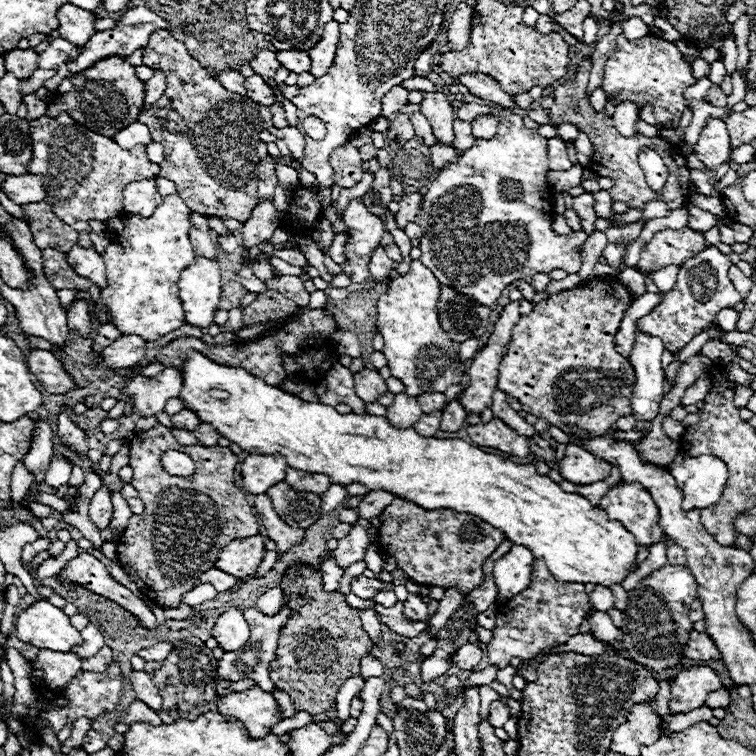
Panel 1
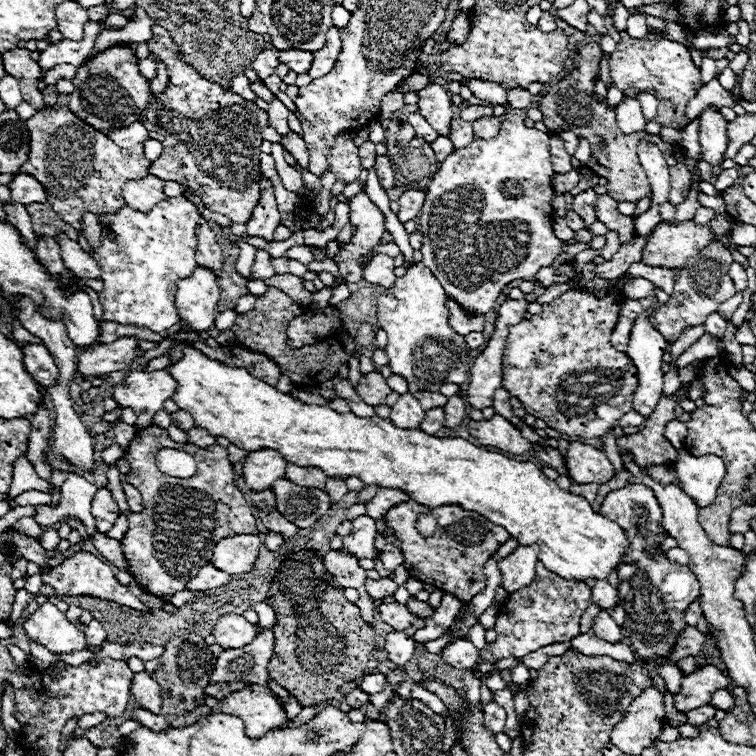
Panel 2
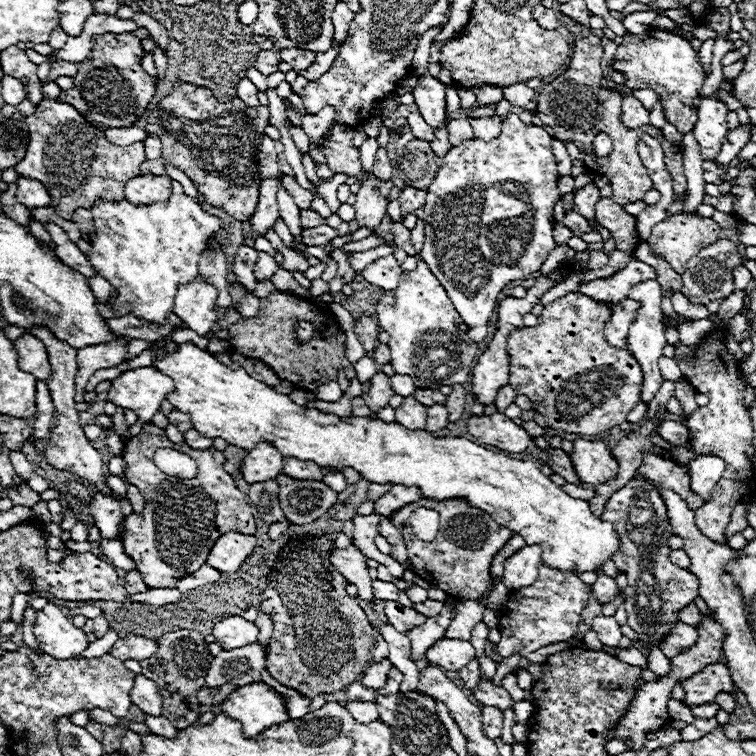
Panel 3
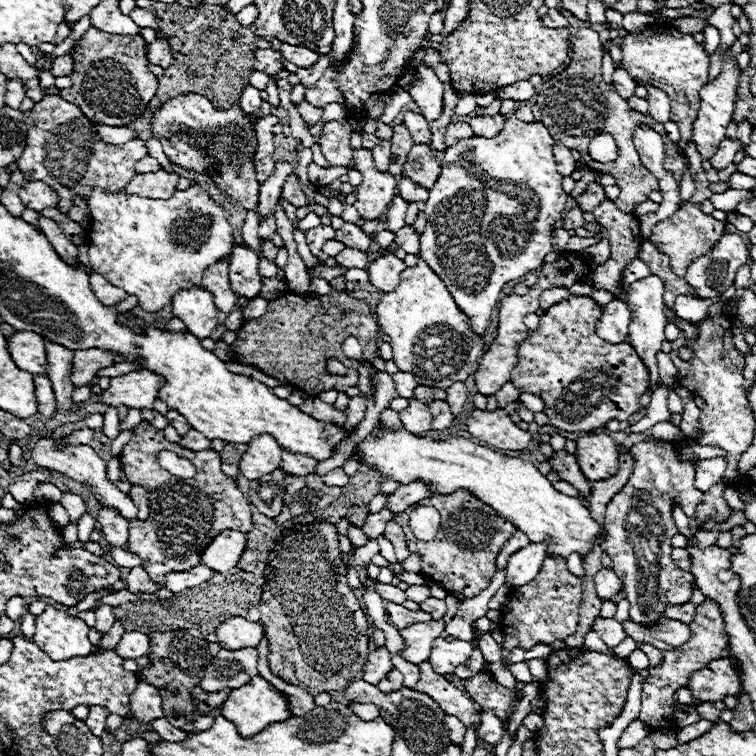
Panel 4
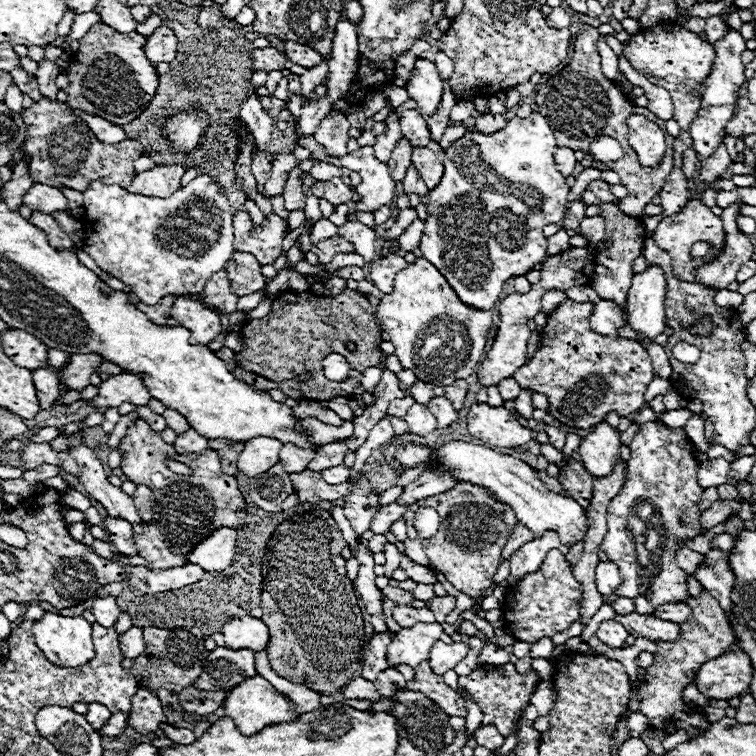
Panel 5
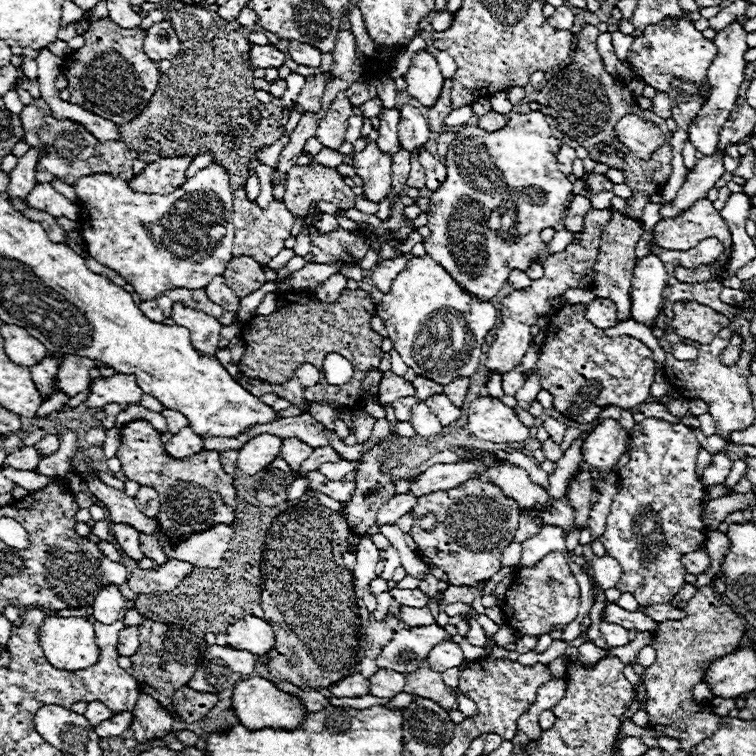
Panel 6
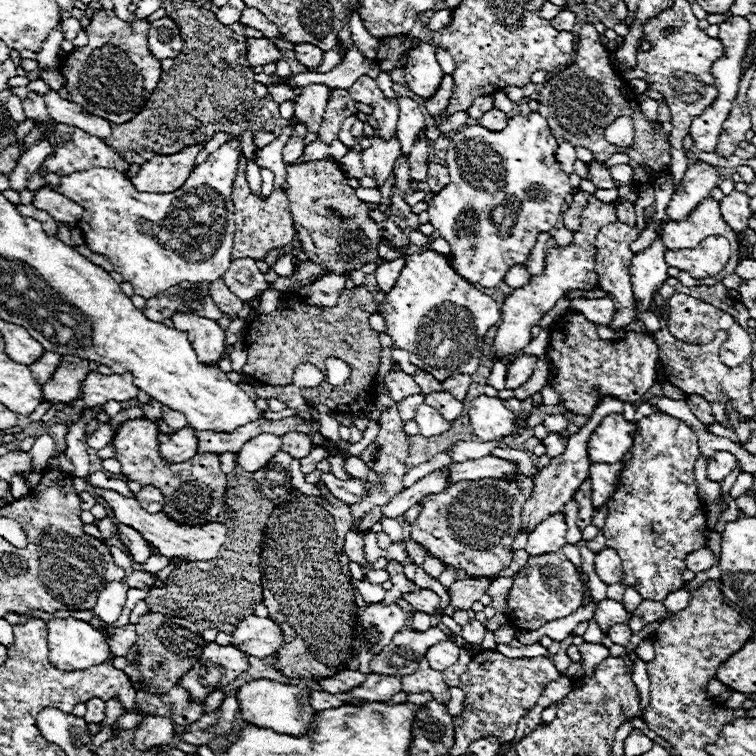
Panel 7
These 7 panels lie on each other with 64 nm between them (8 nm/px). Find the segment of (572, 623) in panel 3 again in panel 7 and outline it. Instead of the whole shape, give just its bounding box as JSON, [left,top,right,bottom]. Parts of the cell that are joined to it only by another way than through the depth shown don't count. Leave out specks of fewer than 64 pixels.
[508,550,582,630]

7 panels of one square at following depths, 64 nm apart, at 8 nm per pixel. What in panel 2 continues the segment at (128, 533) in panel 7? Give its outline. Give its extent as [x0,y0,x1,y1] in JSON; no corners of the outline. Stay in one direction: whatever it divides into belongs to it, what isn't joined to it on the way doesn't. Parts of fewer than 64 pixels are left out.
[91,488,120,534]

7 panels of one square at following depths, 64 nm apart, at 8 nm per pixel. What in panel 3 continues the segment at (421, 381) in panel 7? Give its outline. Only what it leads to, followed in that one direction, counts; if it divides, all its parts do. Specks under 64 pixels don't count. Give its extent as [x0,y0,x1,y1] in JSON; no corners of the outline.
[414,388,446,406]

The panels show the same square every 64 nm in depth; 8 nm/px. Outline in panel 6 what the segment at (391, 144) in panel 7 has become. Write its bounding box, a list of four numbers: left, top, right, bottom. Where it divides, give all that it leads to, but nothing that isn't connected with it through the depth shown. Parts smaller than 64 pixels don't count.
[354,142,392,202]

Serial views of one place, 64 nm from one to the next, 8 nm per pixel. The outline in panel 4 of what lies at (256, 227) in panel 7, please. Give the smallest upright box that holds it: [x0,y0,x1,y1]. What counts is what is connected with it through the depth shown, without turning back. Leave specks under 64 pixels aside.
[258,238,278,260]

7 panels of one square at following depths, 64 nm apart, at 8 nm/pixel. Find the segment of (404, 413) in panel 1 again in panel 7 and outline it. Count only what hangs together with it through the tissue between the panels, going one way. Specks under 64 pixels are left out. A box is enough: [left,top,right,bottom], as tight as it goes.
[414,404,452,438]

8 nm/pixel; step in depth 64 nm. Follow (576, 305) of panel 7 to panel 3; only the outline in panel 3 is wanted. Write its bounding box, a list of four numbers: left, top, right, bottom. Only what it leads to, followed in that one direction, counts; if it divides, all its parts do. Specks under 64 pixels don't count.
[604,298,638,346]

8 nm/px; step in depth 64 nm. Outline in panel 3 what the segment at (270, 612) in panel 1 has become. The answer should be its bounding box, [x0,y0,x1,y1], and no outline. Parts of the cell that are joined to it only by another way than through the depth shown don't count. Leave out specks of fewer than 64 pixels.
[256,610,272,648]

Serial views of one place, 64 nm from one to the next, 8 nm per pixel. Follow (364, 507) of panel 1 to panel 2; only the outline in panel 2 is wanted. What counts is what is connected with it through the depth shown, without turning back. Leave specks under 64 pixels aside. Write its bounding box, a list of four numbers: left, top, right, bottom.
[366,488,410,518]

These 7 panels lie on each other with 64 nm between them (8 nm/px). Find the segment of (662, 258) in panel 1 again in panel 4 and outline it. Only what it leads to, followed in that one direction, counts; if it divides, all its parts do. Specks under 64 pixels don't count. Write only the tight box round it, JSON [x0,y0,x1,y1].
[648,202,724,278]

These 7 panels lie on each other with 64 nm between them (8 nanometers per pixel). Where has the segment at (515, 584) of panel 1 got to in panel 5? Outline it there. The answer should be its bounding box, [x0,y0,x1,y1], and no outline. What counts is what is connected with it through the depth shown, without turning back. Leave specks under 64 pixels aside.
[508,530,568,584]

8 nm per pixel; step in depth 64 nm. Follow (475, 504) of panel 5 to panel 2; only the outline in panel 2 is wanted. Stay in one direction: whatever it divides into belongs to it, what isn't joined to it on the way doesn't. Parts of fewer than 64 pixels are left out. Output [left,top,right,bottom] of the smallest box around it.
[384,500,510,602]

